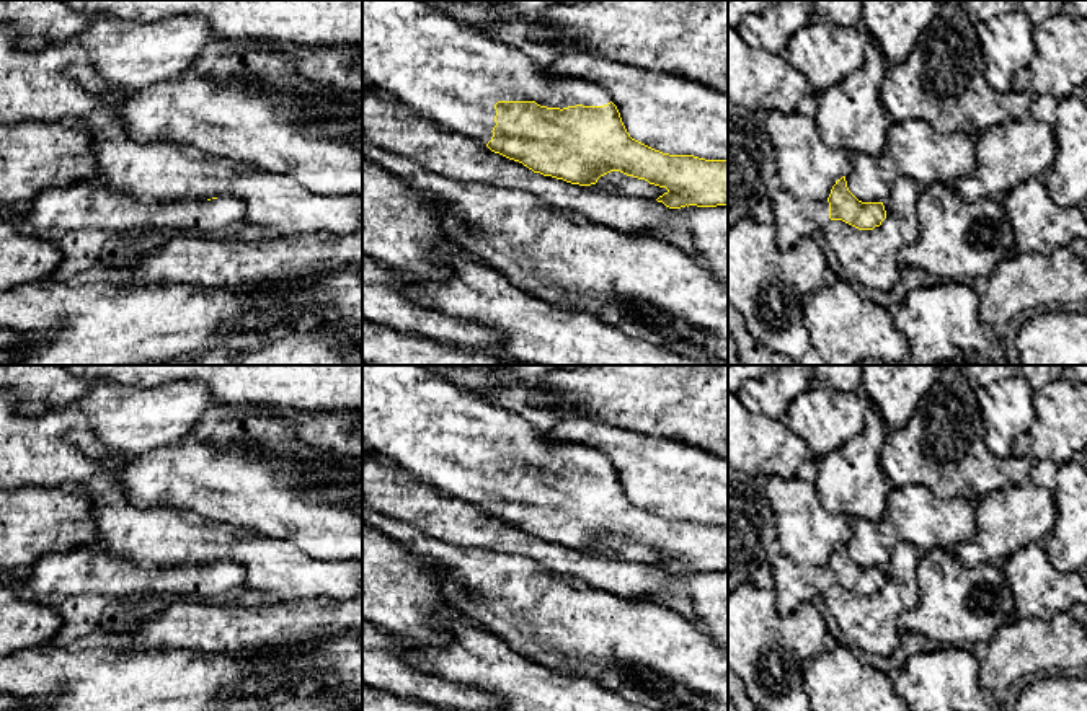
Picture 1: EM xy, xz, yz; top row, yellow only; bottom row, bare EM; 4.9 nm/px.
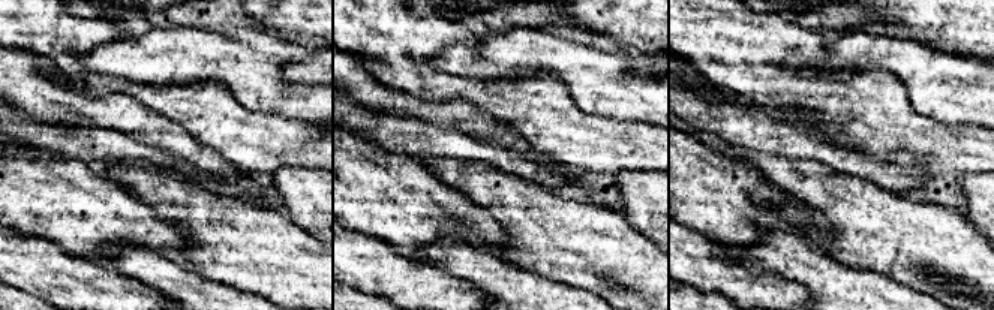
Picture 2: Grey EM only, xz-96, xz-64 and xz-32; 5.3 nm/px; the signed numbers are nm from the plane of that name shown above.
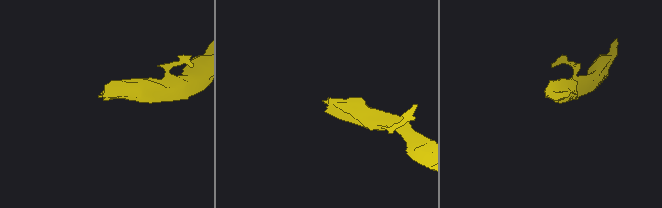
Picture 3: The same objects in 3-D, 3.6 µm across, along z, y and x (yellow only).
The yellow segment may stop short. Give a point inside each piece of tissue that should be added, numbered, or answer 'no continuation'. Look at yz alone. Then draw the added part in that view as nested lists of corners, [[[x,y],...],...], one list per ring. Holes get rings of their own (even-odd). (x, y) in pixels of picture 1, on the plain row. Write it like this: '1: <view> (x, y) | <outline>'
1: yz (794, 584) | [[[783,553],[770,559],[777,612],[790,615],[803,602],[813,602],[829,589],[829,567],[800,566]]]

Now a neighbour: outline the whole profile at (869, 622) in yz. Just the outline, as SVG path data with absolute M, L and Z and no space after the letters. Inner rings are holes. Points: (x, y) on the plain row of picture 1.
M898 543L883 567L886 584L880 594L859 595L842 585L829 585L821 595L847 641L875 656L891 656L903 631L896 612L911 612L919 602L917 561L921 551Z

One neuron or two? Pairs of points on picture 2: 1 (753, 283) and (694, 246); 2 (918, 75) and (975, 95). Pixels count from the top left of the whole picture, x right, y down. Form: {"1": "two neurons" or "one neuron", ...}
{"1": "one neuron", "2": "one neuron"}

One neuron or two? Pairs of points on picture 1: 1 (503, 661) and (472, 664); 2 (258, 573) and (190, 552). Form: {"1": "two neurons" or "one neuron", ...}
{"1": "one neuron", "2": "one neuron"}

